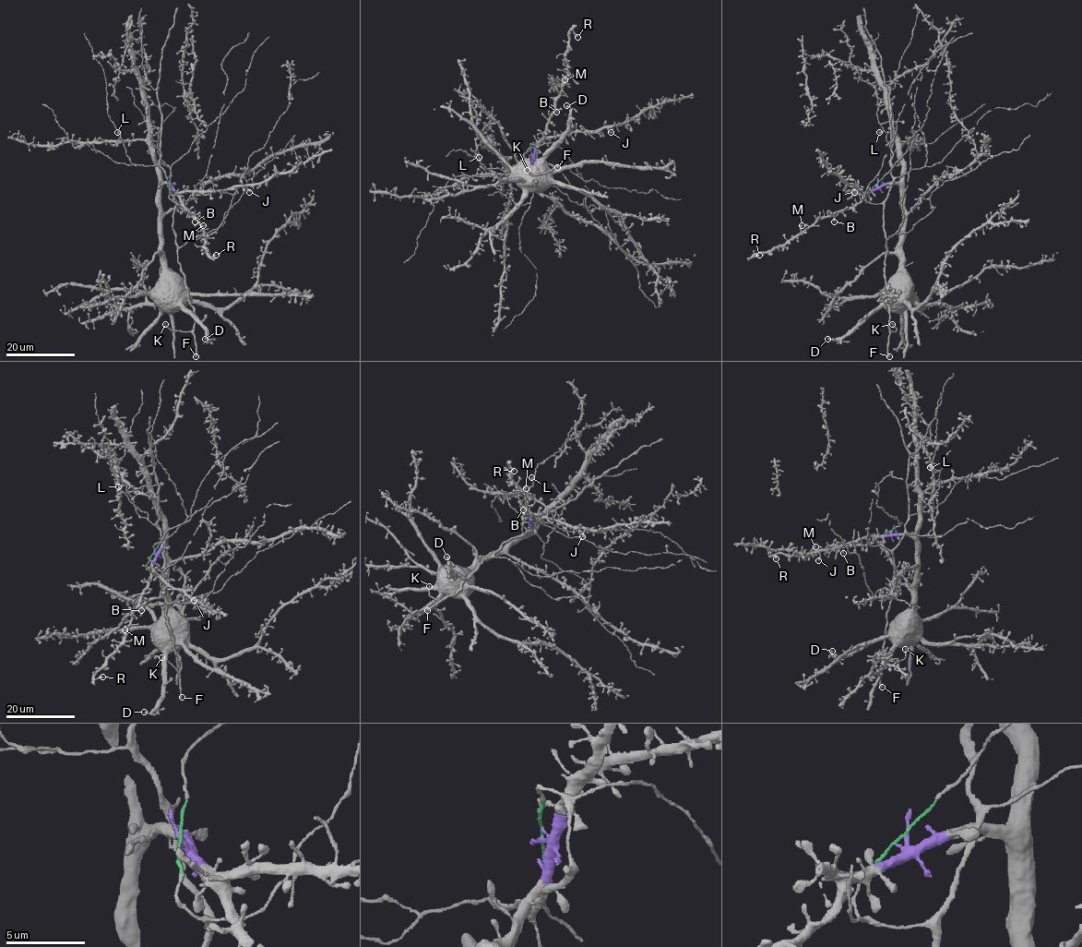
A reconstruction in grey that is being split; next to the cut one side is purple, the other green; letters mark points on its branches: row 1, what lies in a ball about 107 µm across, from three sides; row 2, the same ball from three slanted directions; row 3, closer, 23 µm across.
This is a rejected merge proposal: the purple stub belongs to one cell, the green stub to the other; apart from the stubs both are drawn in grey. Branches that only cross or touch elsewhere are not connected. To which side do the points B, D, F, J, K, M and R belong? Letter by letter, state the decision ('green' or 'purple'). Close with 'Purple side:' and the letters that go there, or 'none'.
B: purple
D: purple
F: green
J: purple
K: green
M: purple
R: purple
Purple side: B, D, J, M, R

